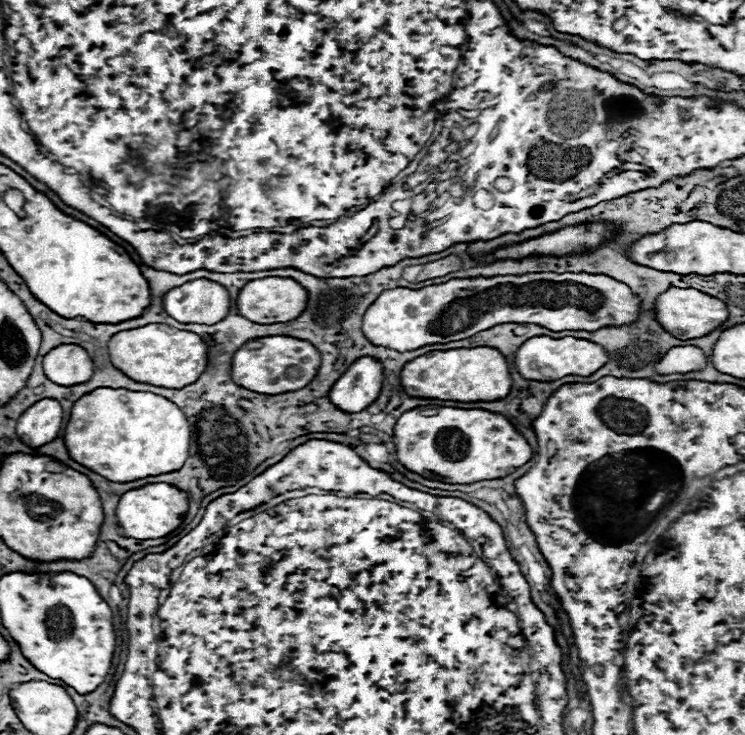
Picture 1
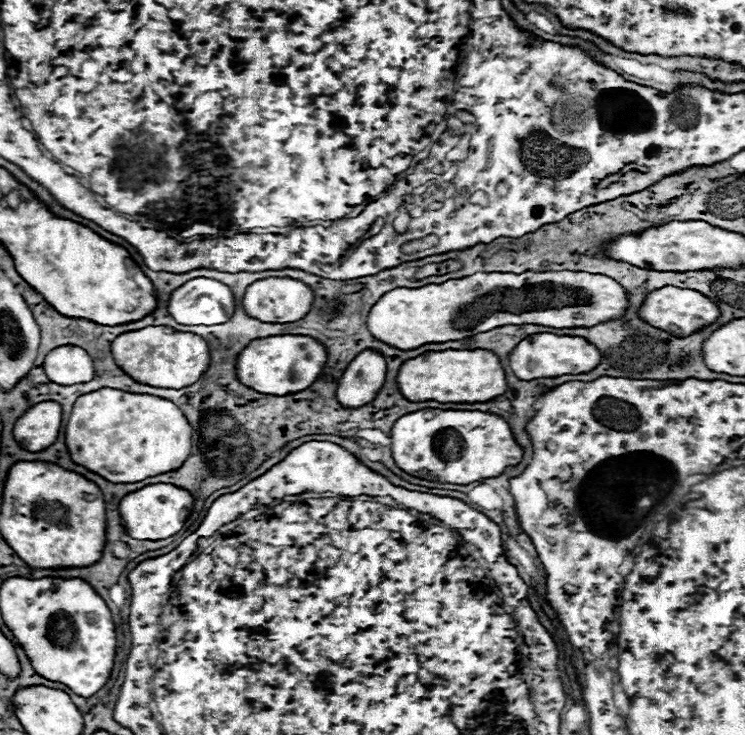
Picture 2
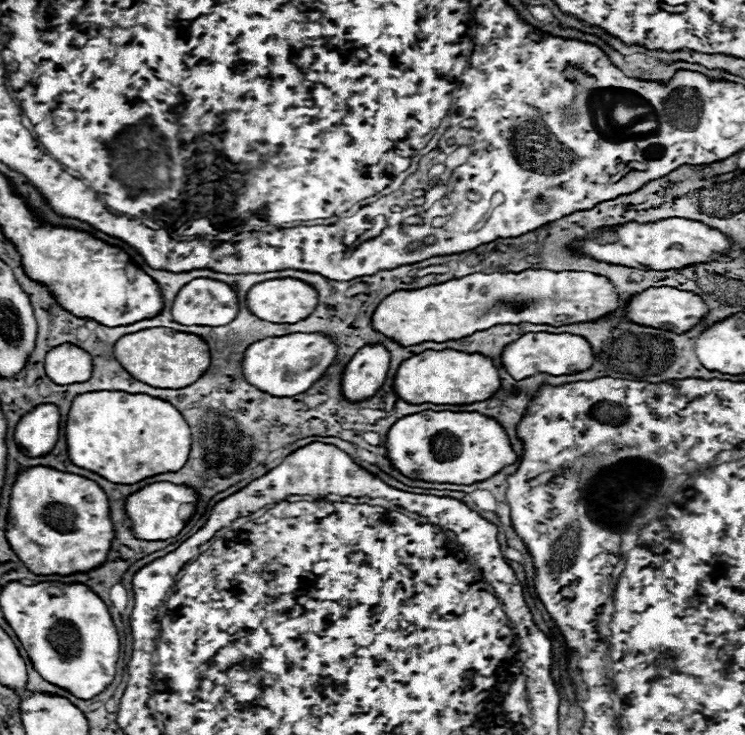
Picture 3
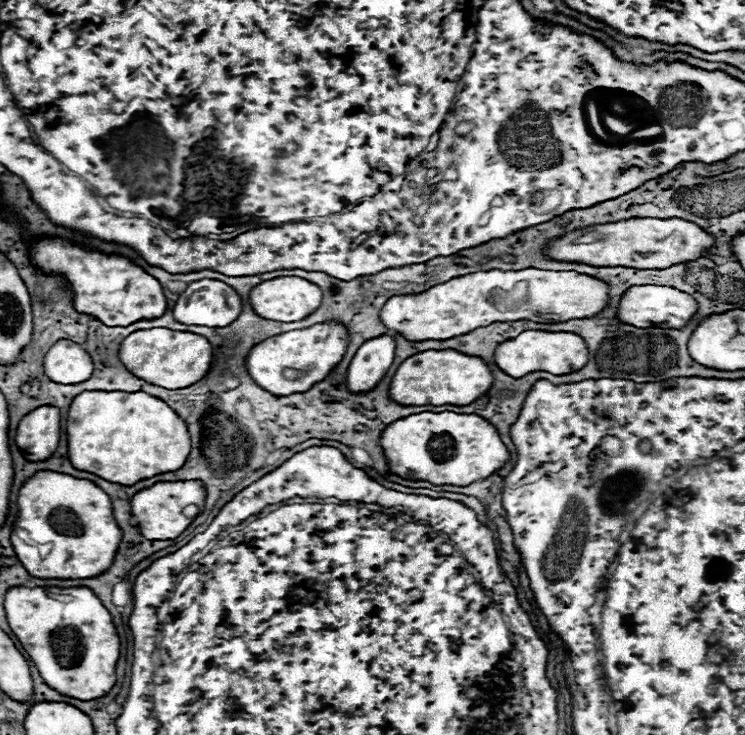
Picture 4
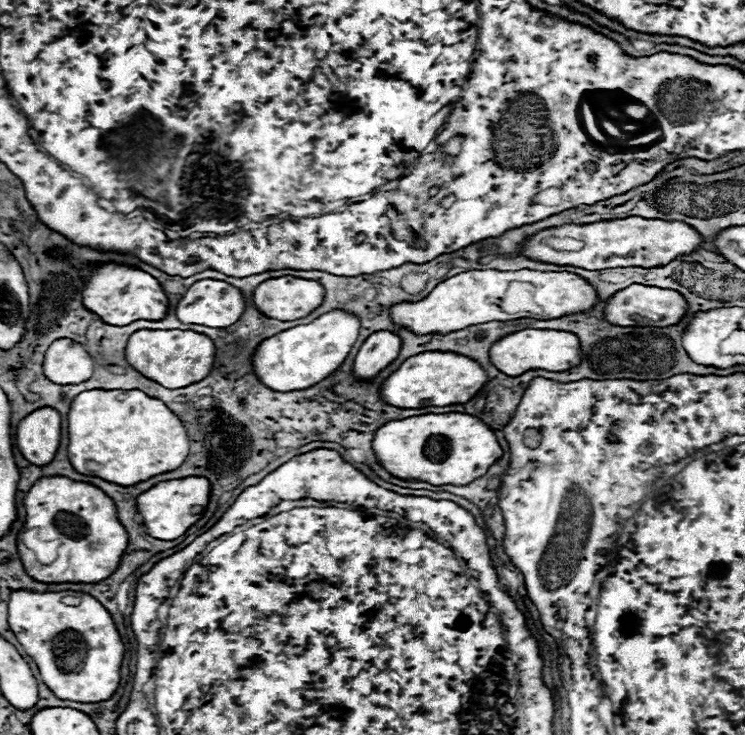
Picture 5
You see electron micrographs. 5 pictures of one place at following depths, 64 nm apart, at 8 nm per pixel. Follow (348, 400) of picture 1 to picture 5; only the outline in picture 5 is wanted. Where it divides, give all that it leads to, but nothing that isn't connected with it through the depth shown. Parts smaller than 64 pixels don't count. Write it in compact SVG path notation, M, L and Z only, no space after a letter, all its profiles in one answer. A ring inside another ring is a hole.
M380 330L366 338L366 342L360 346L356 360L354 360L354 374L362 376L362 380L374 378L382 368L386 368L402 348L402 338Z

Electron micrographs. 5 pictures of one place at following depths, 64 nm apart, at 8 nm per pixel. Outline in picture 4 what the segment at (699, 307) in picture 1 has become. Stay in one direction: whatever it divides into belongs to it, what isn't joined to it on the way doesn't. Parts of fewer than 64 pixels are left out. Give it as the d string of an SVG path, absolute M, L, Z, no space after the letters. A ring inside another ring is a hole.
M648 284L648 286L632 286L622 294L616 306L616 318L624 324L632 324L638 328L648 328L648 326L682 328L692 318L696 308L698 308L696 300L688 296L686 292L680 292L670 286L650 286Z

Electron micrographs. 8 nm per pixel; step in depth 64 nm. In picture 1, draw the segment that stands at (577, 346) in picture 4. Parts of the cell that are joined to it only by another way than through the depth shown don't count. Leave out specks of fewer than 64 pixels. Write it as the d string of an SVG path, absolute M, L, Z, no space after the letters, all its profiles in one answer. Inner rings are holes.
M532 336L528 338L514 354L514 366L518 374L526 380L540 380L550 382L558 380L562 376L590 376L598 368L602 368L608 362L608 352L588 340L582 338L550 338L550 336Z

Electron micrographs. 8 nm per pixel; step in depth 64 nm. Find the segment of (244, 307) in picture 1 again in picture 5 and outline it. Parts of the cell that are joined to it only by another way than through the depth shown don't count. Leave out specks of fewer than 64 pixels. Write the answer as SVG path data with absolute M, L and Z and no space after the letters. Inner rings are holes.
M280 276L262 282L254 290L256 308L274 320L306 318L324 300L324 288L316 280Z

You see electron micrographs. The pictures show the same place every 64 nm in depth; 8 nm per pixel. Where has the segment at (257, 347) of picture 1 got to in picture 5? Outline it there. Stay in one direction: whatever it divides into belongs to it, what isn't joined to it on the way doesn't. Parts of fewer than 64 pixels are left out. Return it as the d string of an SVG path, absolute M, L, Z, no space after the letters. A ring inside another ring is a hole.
M330 310L310 324L288 328L266 338L254 354L254 372L260 382L278 392L310 388L330 376L346 360L360 332L360 318L346 310Z

